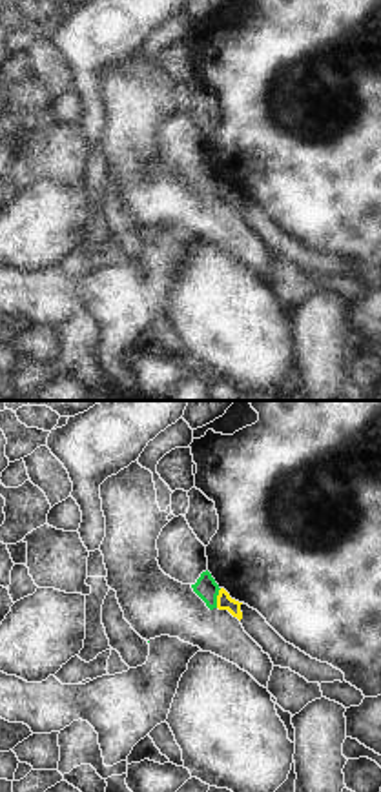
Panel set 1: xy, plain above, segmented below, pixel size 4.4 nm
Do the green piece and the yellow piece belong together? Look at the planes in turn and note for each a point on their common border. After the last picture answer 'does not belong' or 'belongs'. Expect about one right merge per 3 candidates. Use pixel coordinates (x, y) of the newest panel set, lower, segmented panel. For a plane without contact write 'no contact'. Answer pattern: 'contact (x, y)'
contact (216, 598)

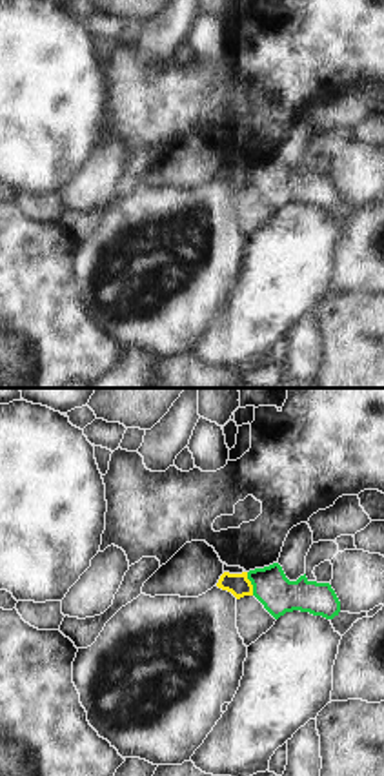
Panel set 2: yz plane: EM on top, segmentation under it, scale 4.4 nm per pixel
contact (252, 583)

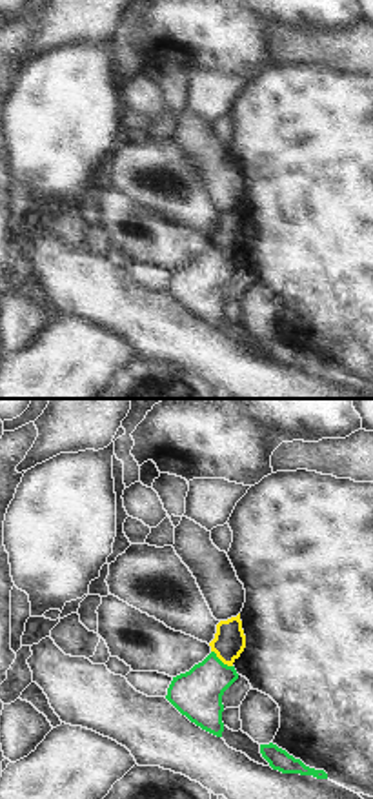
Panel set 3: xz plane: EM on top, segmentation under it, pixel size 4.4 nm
contact (221, 661)

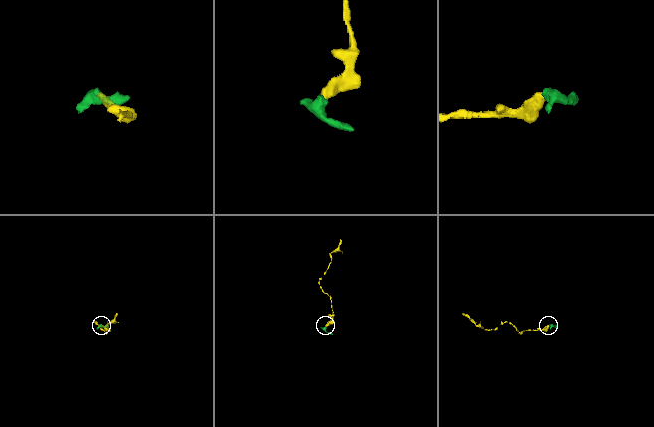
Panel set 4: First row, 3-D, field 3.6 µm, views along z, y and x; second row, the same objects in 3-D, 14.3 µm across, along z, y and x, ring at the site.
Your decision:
does not belong

